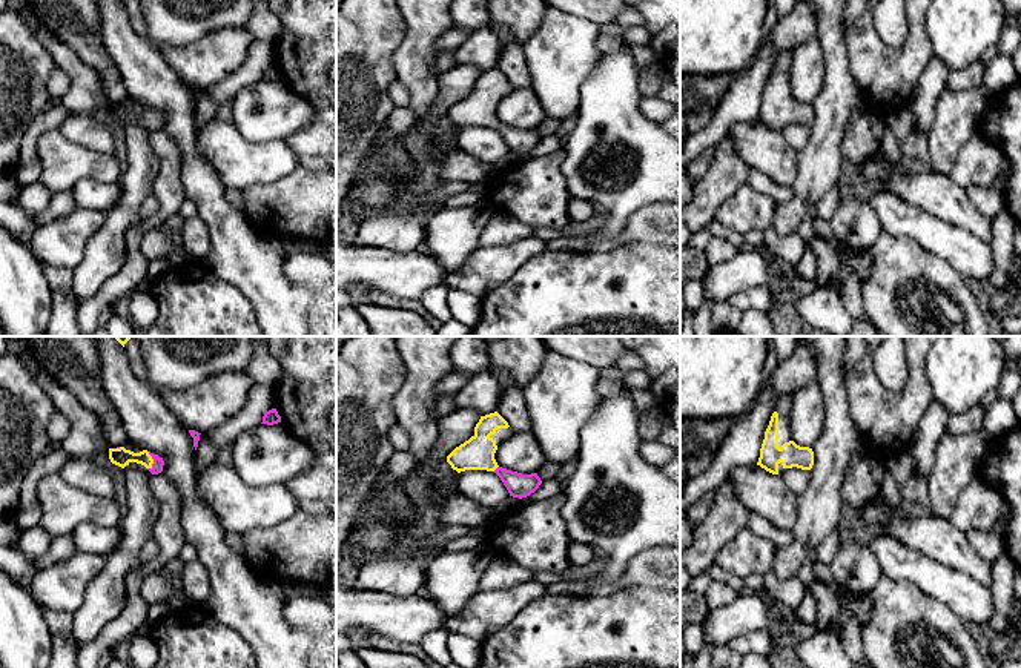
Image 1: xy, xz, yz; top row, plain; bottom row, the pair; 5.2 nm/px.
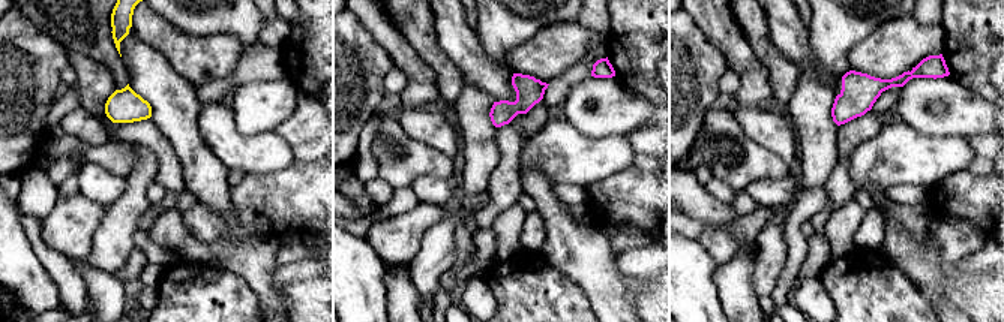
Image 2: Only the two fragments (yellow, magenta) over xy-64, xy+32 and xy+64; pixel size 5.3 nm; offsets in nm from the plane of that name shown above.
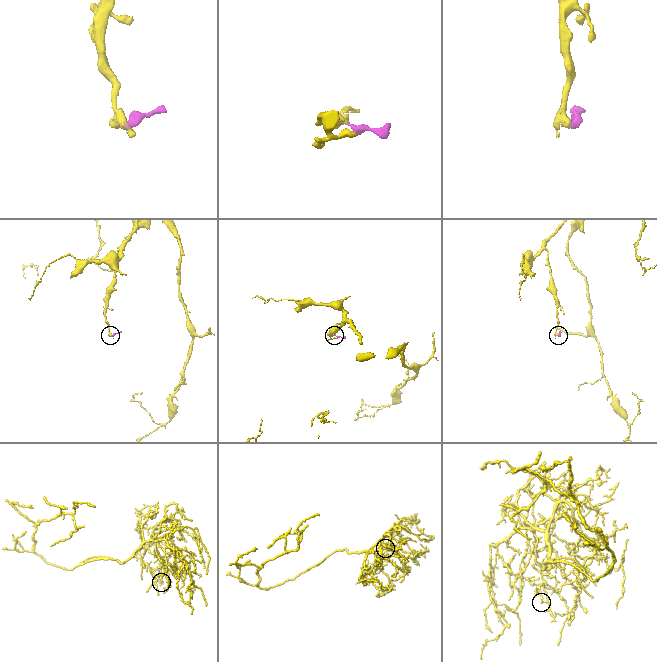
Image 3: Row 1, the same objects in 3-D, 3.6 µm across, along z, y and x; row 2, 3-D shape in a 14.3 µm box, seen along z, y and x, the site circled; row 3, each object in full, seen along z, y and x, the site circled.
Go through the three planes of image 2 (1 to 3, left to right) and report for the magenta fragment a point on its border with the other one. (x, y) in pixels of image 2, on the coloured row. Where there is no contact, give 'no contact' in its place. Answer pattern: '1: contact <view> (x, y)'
1: no contact
2: no contact
3: no contact

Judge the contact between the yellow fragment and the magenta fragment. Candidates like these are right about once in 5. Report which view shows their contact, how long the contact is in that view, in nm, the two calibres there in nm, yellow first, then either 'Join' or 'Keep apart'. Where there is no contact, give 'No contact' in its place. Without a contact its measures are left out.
Touches yellow in xy. Shared border 100 nm. Thickness 100 nm (yellow) against 60 nm. Join

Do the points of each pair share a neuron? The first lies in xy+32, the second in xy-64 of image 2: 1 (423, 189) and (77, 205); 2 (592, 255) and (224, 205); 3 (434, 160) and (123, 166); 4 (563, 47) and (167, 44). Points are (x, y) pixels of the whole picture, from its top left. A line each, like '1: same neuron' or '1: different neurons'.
1: different neurons
2: same neuron
3: same neuron
4: same neuron

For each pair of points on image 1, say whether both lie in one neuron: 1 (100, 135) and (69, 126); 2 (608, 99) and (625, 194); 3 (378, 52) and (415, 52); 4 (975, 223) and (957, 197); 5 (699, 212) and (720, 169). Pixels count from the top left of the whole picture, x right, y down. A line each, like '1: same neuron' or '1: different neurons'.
1: same neuron
2: same neuron
3: different neurons
4: same neuron
5: same neuron

